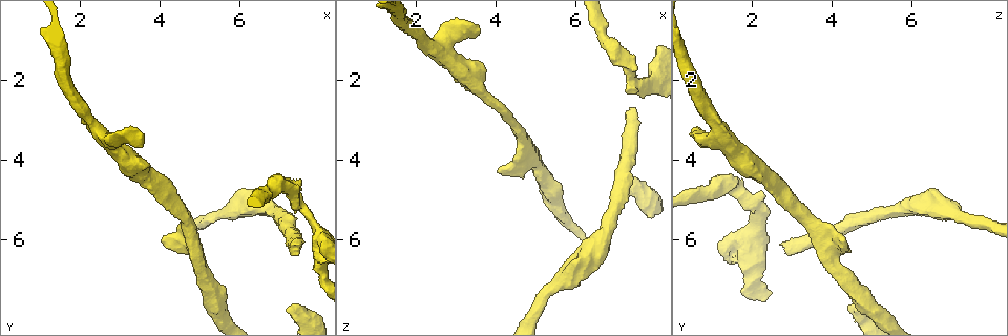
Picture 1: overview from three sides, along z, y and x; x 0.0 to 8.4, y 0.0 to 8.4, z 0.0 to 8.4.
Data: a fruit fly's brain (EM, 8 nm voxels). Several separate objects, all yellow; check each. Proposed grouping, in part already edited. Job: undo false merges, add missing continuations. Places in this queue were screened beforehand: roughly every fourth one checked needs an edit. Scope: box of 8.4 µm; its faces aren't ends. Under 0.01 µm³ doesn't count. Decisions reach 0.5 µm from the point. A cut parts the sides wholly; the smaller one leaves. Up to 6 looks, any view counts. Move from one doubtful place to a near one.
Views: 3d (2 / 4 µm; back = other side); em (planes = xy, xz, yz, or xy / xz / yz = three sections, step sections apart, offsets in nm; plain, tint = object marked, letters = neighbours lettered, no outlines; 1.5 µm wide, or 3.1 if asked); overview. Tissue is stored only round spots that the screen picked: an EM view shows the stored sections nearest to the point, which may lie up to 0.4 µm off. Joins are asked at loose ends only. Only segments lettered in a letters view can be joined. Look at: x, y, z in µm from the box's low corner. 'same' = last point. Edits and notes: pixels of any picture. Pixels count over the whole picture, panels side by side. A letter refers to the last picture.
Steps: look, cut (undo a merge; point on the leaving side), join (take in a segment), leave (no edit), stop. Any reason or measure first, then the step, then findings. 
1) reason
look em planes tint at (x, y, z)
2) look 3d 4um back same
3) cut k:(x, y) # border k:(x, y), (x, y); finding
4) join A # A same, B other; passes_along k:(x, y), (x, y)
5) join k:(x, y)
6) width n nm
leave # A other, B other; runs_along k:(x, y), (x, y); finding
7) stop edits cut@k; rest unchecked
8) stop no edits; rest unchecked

free end
look 3d 4um at (4.05, 6.05, 4.30)

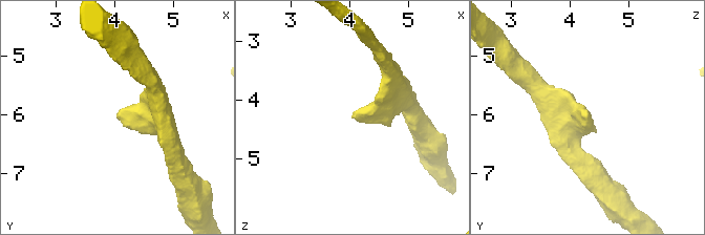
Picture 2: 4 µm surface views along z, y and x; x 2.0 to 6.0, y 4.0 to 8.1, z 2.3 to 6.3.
look em xy step 8 plain at (4.05, 6.10, 4.30)

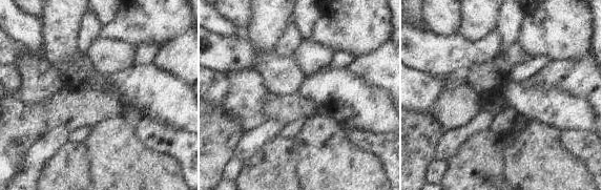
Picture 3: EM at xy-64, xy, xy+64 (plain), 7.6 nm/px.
what lies round it
look em xy step 8 letters same

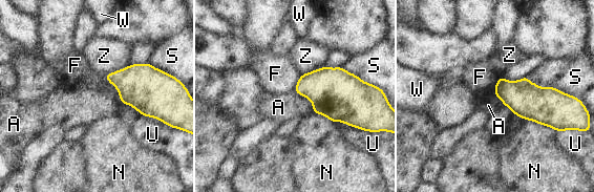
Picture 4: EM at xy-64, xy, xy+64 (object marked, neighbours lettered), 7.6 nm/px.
leave # A other, F other, N other, S other, U other, W other, Z other; border 4:(294, 91), (309, 100), (313, 112); none of them fits

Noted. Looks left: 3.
look em planes letters at (7.45, 6.15, 2.65)

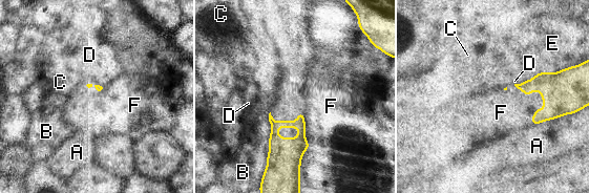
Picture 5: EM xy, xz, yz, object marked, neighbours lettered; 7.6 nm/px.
leave # A other, B other, C other, D other, E other, F other; border 5:(270, 111), (302, 112), (301, 166); none of them fits

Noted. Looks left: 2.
free end
look 3d 2um at (7.15, 7.75, 4.60)

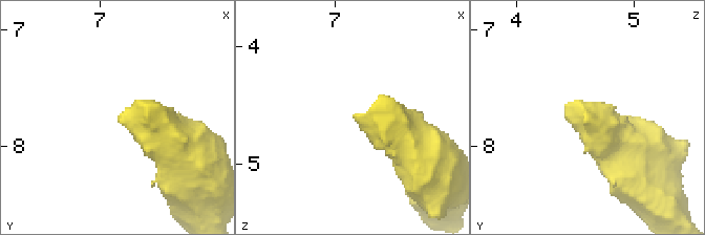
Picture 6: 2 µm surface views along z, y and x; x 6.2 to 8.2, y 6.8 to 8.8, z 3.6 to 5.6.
look em xz step 8 letters at (7.20, 7.72, 4.58)

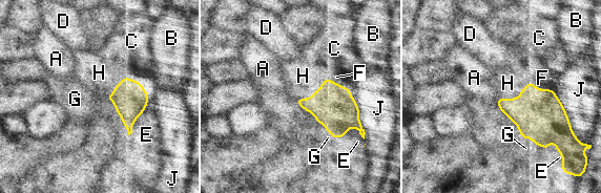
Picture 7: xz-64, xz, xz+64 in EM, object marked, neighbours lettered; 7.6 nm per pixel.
join H # A other, B other, C other, D other, E other, F other, G other, H same, J other; passes_along 7:(539, 114), (515, 97), (508, 83); the neuron continues

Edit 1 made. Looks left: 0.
stop edits join@7; rest unchecked

